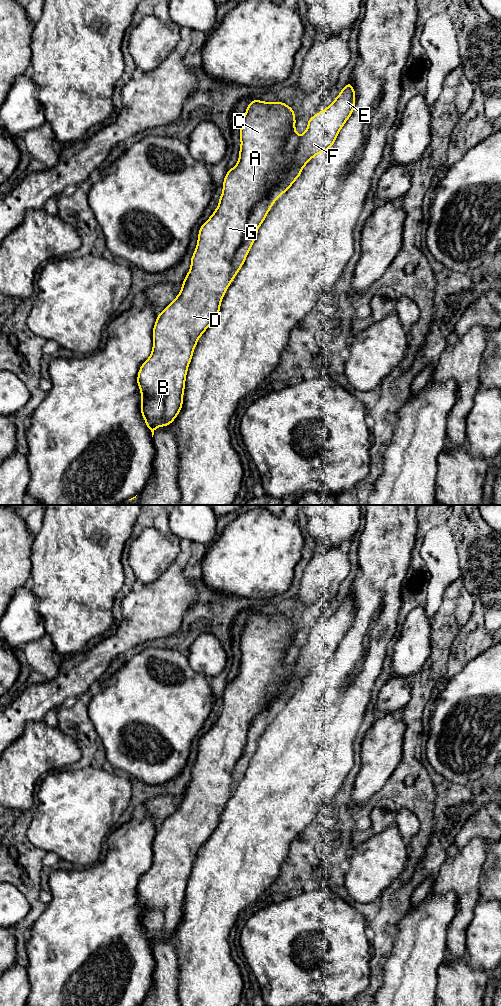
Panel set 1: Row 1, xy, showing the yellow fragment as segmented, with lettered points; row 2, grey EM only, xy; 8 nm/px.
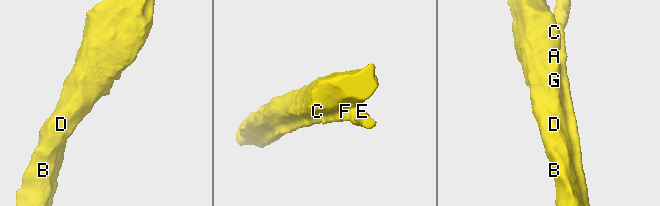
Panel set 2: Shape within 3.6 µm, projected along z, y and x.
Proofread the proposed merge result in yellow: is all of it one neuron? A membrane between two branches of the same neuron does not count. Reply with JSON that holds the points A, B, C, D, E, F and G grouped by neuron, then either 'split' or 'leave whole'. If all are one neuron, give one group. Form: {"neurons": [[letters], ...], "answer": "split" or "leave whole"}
{"neurons": [["A", "B", "C", "D", "G"], ["E", "F"]], "answer": "split"}

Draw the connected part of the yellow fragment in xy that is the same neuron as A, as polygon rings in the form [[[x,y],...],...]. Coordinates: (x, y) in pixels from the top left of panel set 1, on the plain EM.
[[[256,611],[248,617],[241,633],[239,673],[231,682],[228,682],[225,688],[223,704],[217,721],[199,741],[197,759],[191,770],[190,783],[184,790],[181,803],[176,811],[158,827],[153,840],[151,868],[141,877],[138,884],[137,896],[141,903],[141,926],[152,944],[152,949],[157,939],[170,937],[181,922],[185,891],[193,862],[200,848],[220,824],[221,813],[232,794],[232,773],[244,752],[249,725],[270,701],[276,700],[276,692],[281,686],[281,681],[289,674],[289,667],[293,664],[298,651],[295,634],[293,621],[285,615],[279,613],[268,615]]]

